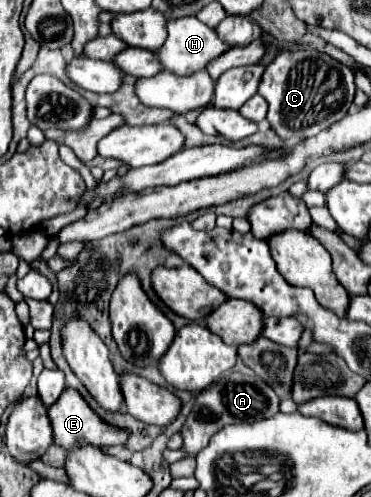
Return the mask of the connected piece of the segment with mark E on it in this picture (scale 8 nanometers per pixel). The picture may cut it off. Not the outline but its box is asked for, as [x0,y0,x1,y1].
[47,389,127,451]

